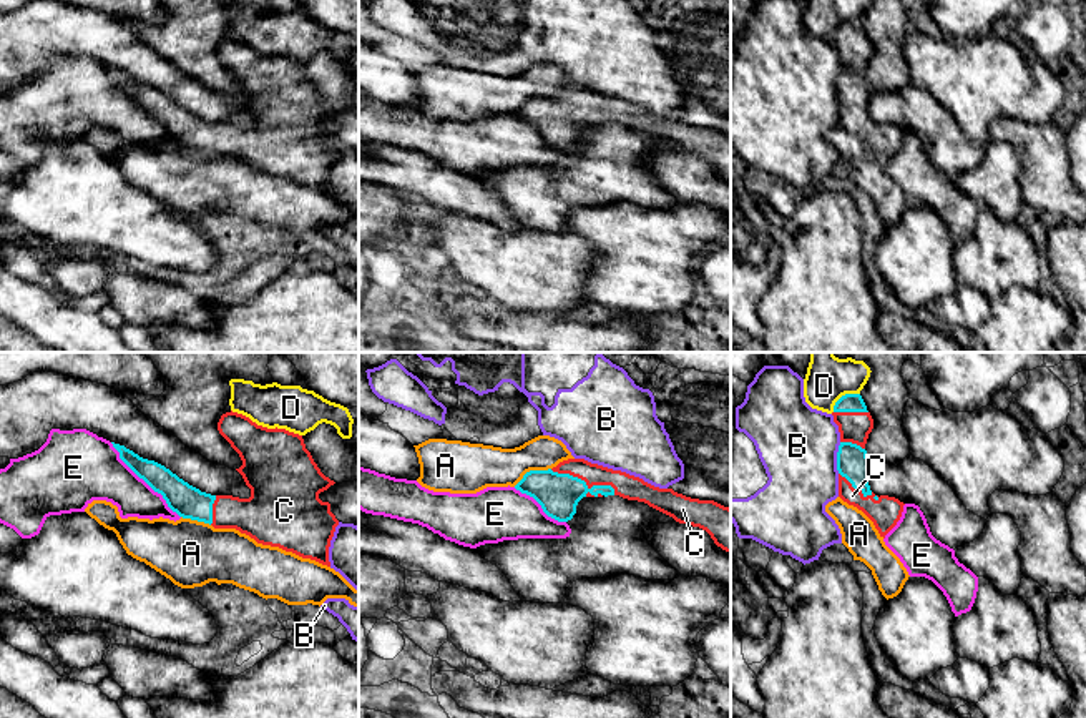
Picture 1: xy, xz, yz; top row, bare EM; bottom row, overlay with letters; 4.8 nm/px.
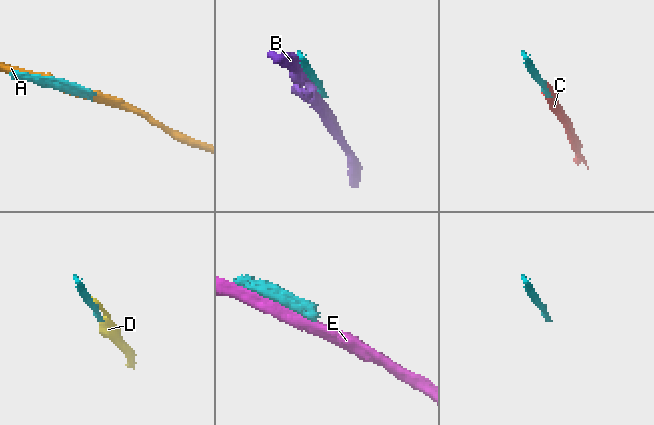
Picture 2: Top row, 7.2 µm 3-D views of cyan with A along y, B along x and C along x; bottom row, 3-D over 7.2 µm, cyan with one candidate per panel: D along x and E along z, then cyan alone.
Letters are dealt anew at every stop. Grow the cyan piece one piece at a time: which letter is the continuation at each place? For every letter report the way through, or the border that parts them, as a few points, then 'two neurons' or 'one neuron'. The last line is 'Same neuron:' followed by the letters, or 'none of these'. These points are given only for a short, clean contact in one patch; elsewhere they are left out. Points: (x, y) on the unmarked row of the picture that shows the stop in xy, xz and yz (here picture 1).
A: two neurons
B: two neurons
C: one neuron
D: two neurons
E: two neurons
Same neuron: C

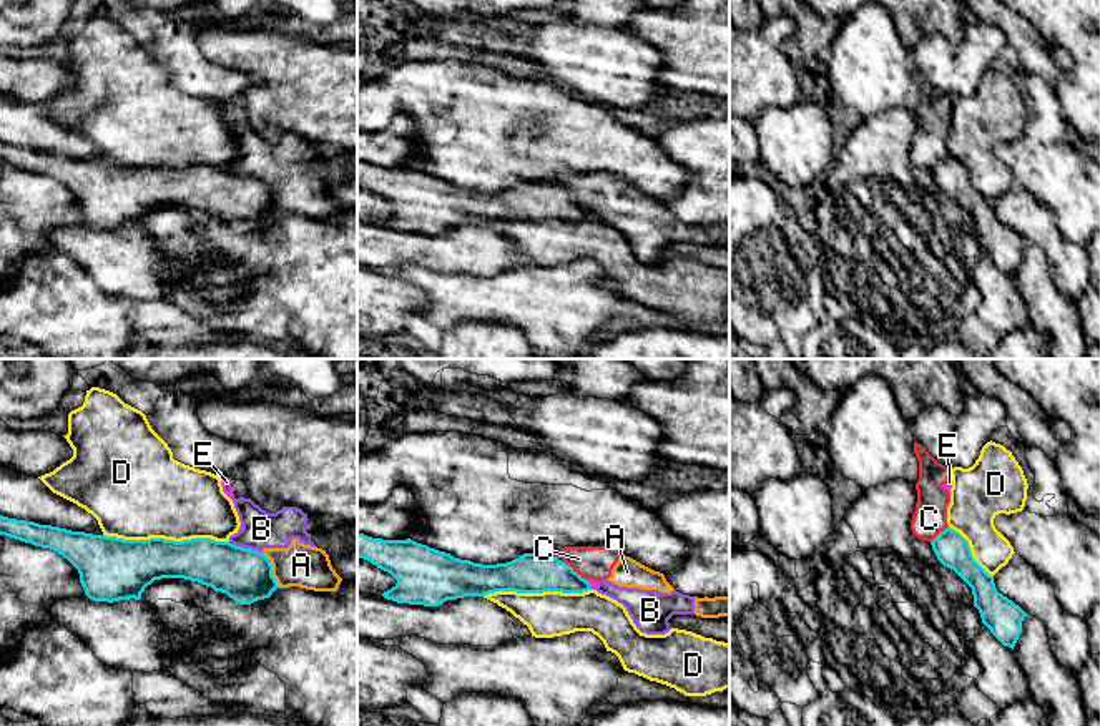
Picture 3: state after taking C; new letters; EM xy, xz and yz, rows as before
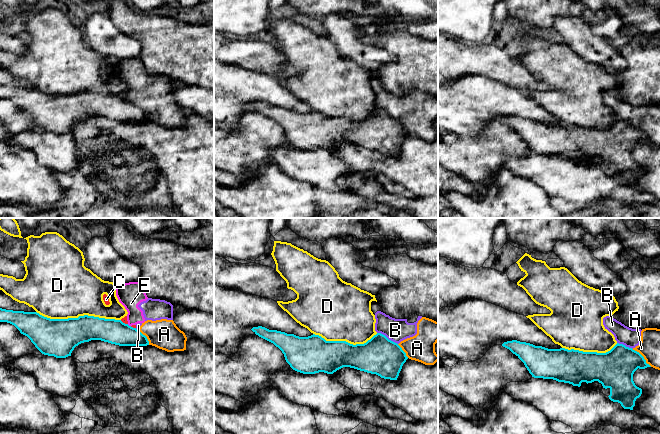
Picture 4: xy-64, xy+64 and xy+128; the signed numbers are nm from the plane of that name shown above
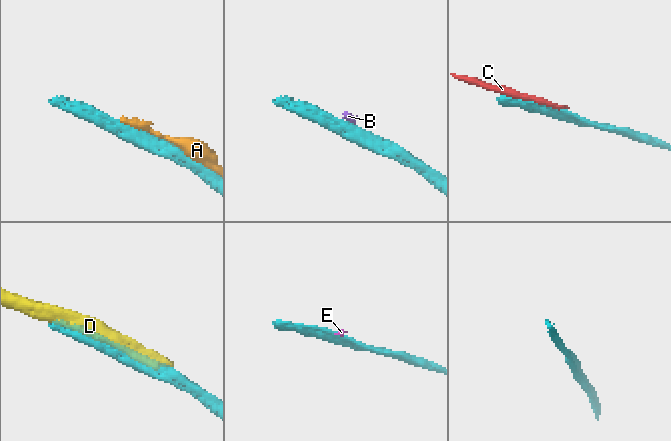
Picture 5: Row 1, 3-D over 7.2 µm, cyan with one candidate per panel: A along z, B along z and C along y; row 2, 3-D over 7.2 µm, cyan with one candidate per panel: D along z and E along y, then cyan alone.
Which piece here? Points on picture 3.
A: two neurons
B: two neurons
C: two neurons
D: two neurons
E: border xz (587, 208), (592, 216); two neurons
Same neuron: none of these

